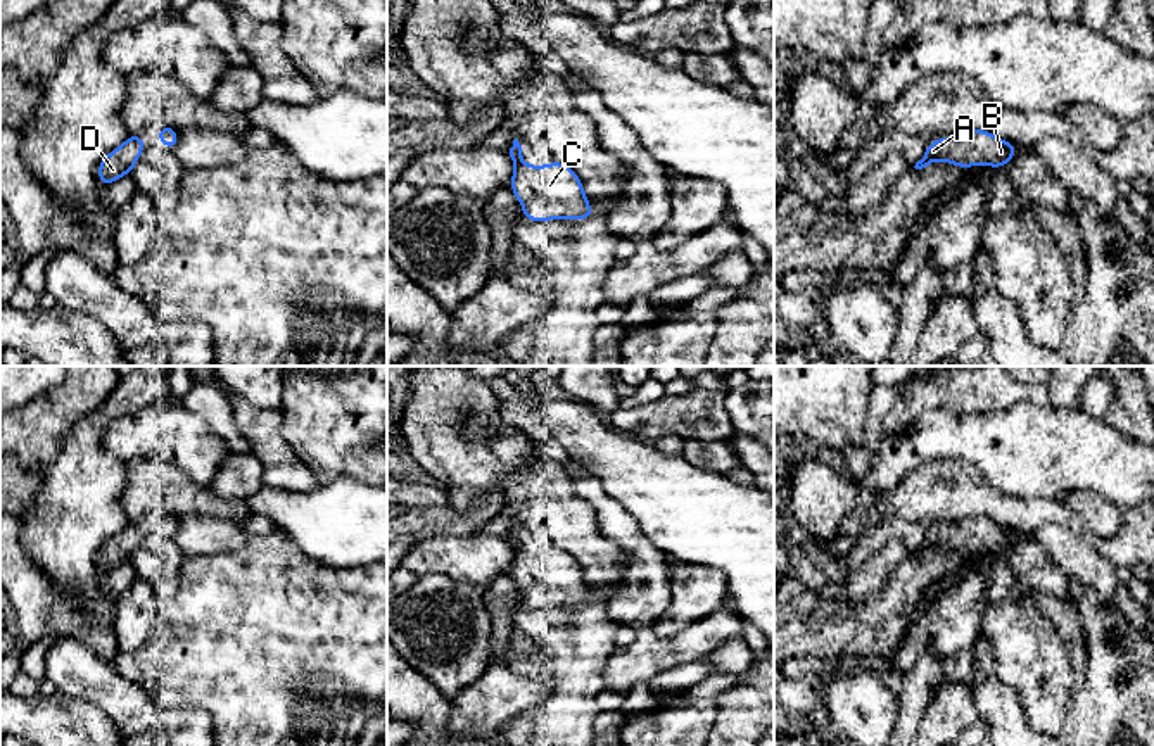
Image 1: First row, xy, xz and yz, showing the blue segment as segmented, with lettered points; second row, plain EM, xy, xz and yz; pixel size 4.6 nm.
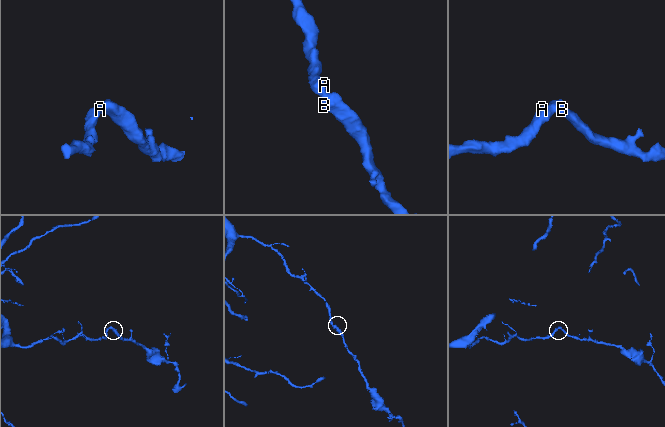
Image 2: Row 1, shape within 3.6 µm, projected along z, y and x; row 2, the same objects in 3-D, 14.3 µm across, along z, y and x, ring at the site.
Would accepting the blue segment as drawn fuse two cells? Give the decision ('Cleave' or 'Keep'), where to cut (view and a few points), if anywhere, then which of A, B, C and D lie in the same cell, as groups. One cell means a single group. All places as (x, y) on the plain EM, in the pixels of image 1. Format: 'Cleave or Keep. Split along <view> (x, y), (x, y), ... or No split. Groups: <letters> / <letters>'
Keep. No split. Groups: A B C D

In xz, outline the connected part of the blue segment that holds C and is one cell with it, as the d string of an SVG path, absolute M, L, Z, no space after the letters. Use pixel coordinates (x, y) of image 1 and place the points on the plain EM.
M518 527L504 537L515 558L510 566L523 603L529 608L587 606L594 601L582 577L580 565L561 549L530 553L522 547L523 535Z

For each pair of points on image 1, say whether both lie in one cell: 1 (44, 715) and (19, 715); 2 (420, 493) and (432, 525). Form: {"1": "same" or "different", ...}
{"1": "same", "2": "different"}

